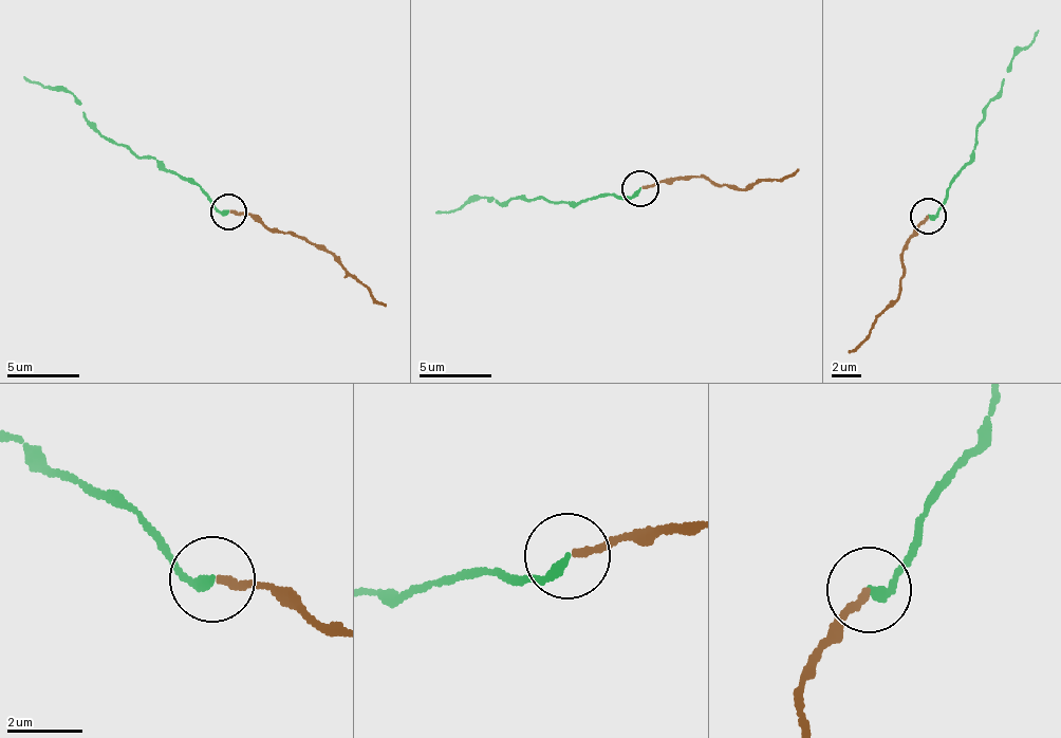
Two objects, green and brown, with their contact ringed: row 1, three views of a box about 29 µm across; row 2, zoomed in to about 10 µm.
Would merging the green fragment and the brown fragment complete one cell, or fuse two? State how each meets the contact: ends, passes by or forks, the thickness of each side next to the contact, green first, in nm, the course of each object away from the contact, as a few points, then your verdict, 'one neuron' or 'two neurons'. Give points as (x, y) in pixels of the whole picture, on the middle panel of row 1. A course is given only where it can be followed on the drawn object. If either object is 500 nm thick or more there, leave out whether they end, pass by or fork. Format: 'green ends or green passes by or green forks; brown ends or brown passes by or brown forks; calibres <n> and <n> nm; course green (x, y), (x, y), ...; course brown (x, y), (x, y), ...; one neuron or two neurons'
green ends; brown ends; calibres 240 and 170 nm; course green (640, 189), (630, 197), (610, 194), (575, 202), (485, 198), (434, 211); course brown (640, 189), (663, 182), (709, 178), (740, 188), (792, 177), (799, 169); one neuron

